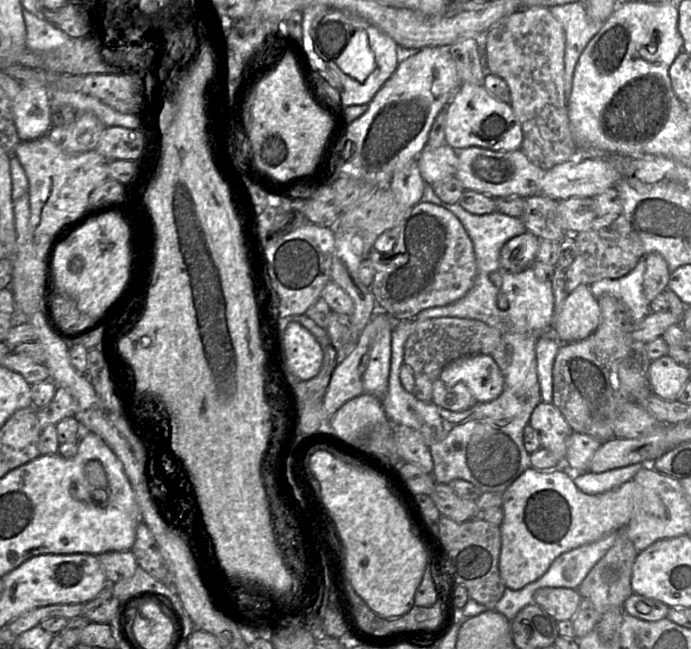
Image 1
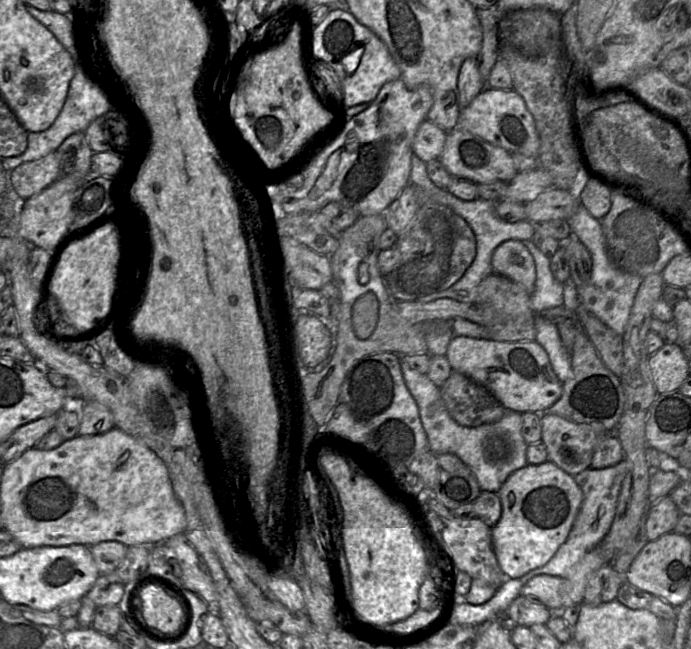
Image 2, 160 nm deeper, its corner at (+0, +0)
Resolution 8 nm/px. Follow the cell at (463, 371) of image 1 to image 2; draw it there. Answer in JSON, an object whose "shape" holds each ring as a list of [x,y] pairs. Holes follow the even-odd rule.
{"shape":[[[454,336],[446,358],[452,371],[461,373],[487,389],[506,410],[519,413],[540,412],[553,405],[563,391],[544,348],[533,341],[501,342]]]}

